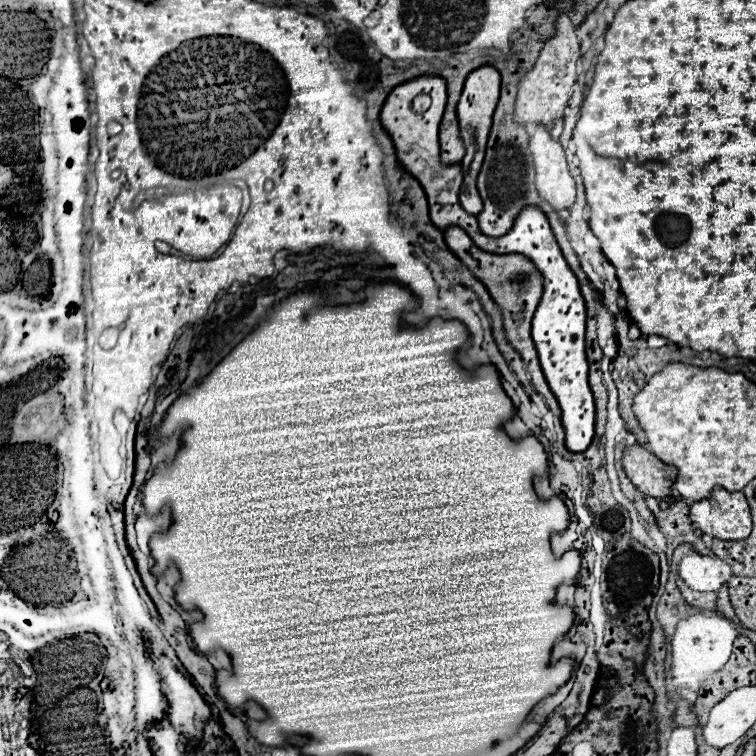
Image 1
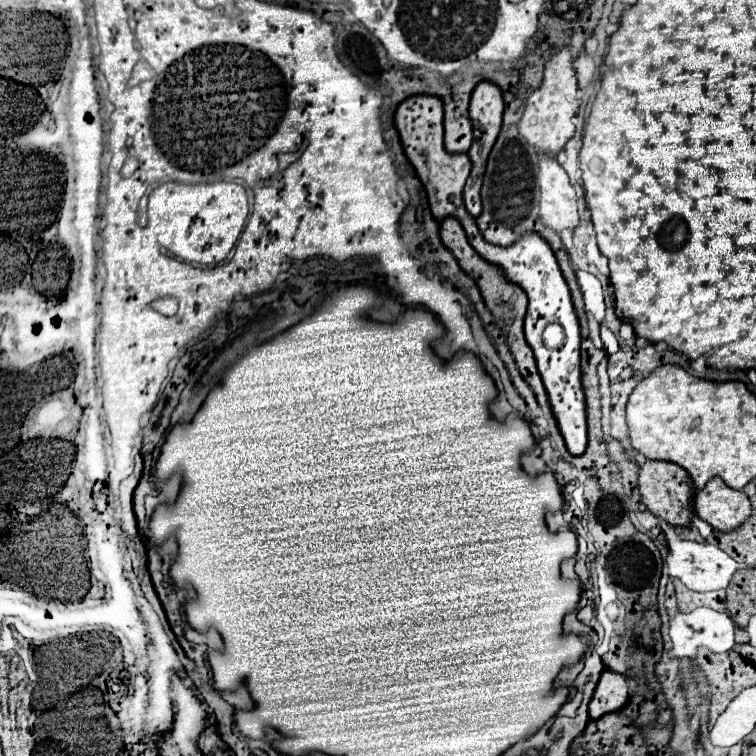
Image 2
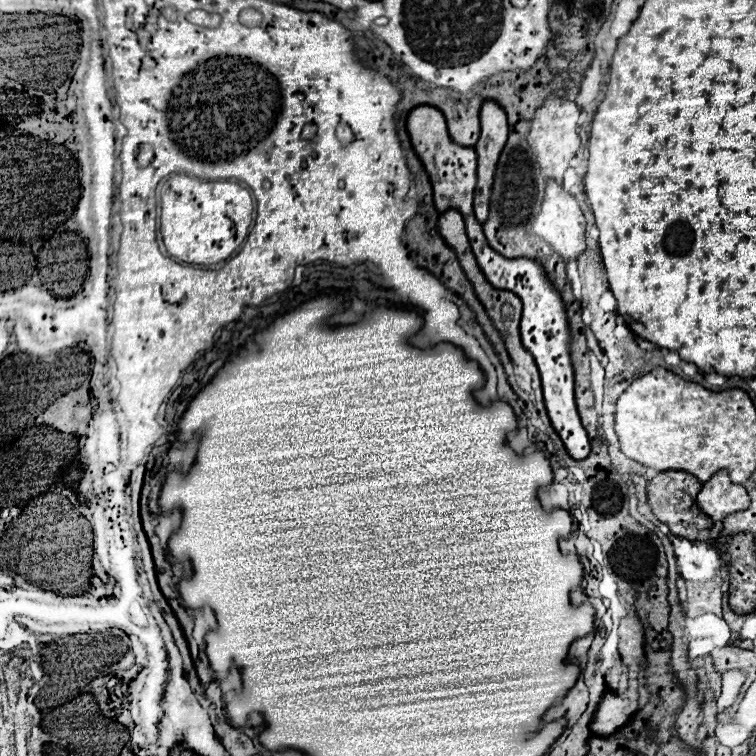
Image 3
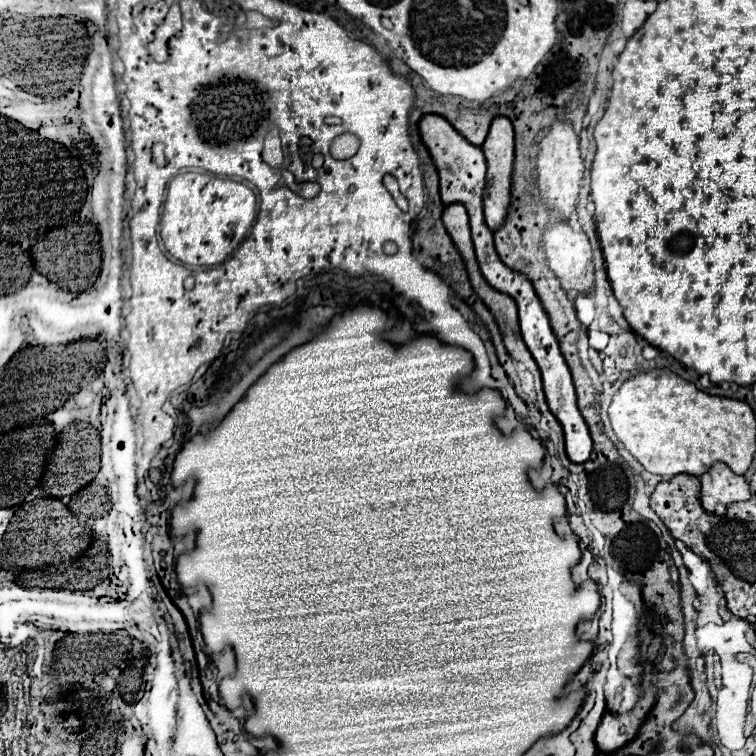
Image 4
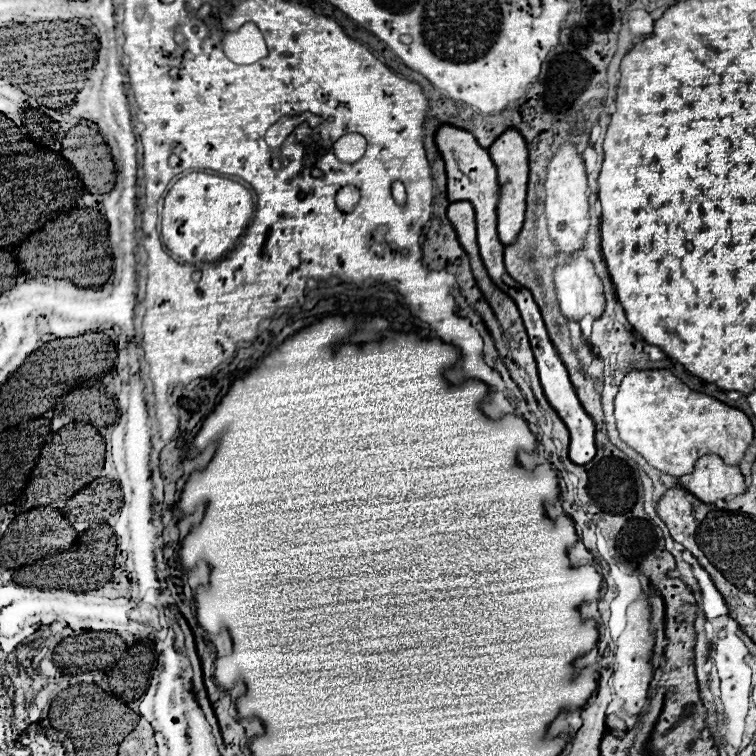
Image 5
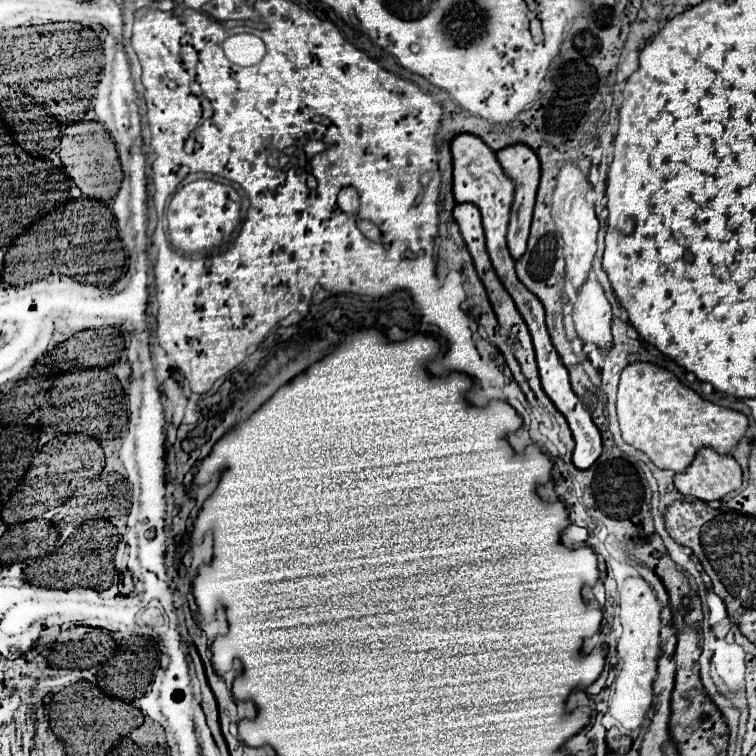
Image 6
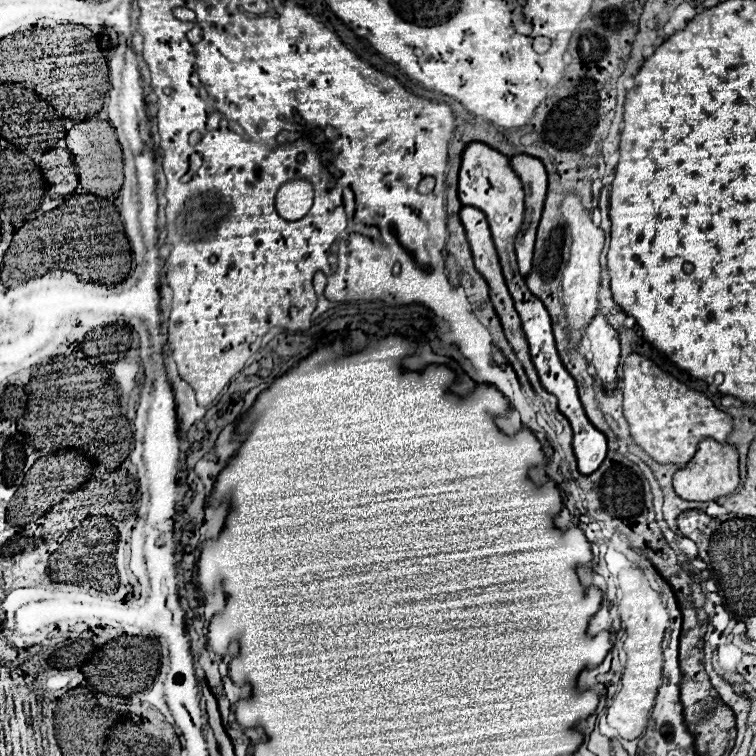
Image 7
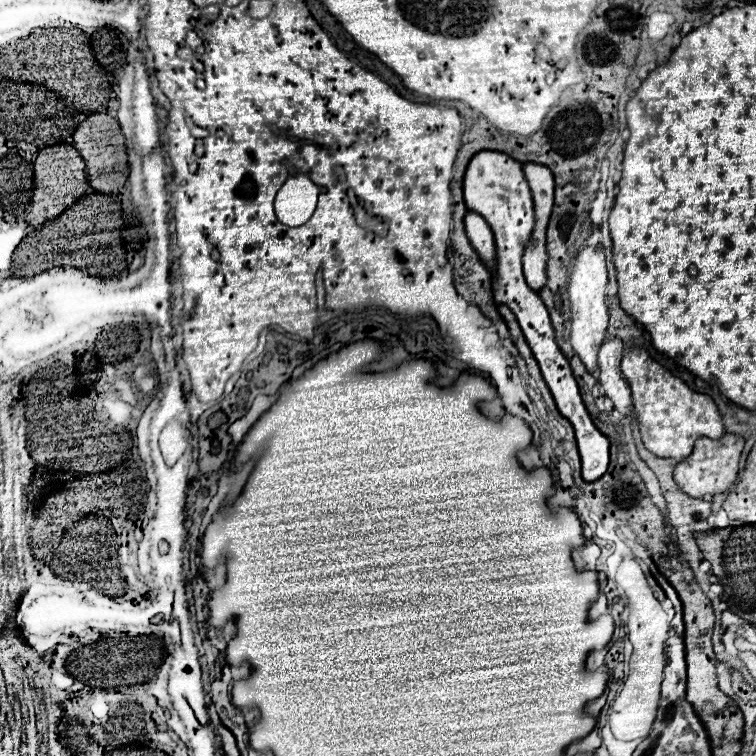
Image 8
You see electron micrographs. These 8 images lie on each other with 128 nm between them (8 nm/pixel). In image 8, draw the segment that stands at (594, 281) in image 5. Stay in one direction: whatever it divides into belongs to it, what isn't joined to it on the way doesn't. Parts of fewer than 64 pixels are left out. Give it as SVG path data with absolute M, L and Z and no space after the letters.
M606 336L598 350L598 376L600 376L600 384L606 392L606 396L614 402L614 408L620 414L630 416L632 414L632 404L630 404L632 396L630 396L630 386L620 372L622 356L624 356L622 340L618 340L614 336Z

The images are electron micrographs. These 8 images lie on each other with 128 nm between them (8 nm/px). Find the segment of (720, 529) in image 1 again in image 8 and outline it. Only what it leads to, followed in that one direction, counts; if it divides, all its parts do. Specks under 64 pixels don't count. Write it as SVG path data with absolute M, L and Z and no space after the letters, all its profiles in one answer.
M724 434L720 440L710 440L710 438L698 438L694 452L678 462L674 468L674 480L682 488L684 494L692 498L712 498L716 494L726 492L738 476L738 460L744 448L744 438L734 436L734 434Z

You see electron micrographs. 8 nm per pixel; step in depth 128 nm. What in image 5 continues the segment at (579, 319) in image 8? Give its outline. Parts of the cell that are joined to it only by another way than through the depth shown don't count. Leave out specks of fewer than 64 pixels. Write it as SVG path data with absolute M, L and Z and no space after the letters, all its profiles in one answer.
M570 142L560 144L556 154L552 156L546 170L544 188L546 188L546 218L550 236L562 252L572 254L582 248L584 238L588 234L588 196L584 194L588 184L582 156Z

